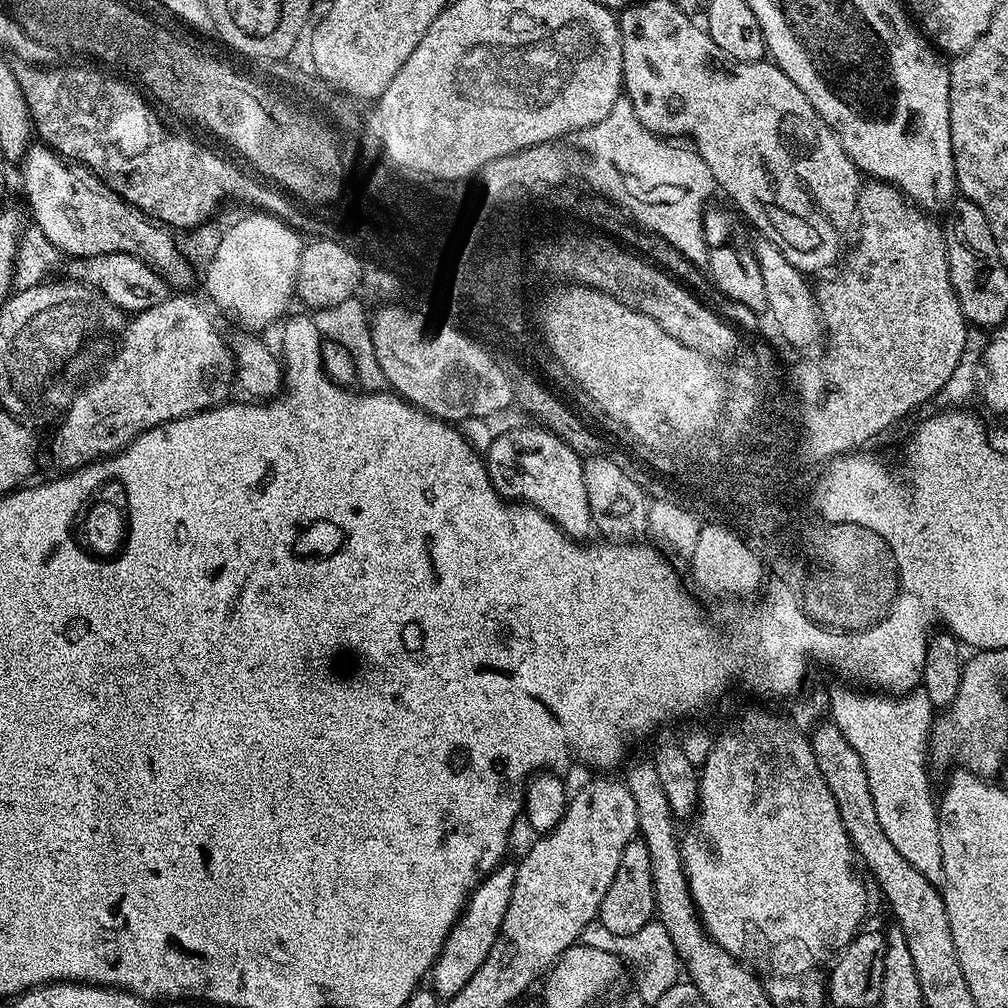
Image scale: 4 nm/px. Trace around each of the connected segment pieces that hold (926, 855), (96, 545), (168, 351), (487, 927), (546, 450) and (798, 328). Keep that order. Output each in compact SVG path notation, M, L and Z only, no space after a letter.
M856 686L848 687L852 688L831 689L828 706L830 720L840 728L846 741L850 742L850 746L858 752L862 760L874 800L875 813L878 814L883 833L915 870L924 874L930 883L939 885L944 879L940 817L938 800L935 795L932 797L932 780L928 777L928 735L931 737L934 732L934 706L927 692L923 690L903 694L877 694L875 691L861 690Z
M102 474L92 492L76 504L72 520L68 520L68 540L80 556L88 556L95 564L116 564L128 552L128 544L132 544L132 500L128 500L128 484L120 476Z
M172 294L158 306L150 306L150 310L137 312L129 320L132 321L129 322L128 329L124 333L122 333L123 331L119 333L119 336L121 335L120 349L109 358L108 365L104 368L104 373L97 380L90 381L85 388L83 385L82 391L72 401L72 407L64 413L62 419L59 421L59 424L61 423L60 429L57 430L56 437L52 440L52 460L54 463L61 464L64 467L61 469L75 470L77 468L83 468L86 464L94 464L109 456L115 456L131 440L138 438L138 434L142 434L159 424L165 424L171 420L189 416L195 412L205 412L207 408L214 408L217 404L223 404L229 399L228 391L234 388L232 350L229 341L226 338L224 341L224 336L220 333L219 326L216 325L216 316L212 313L212 308L206 301L199 300L196 296L176 296L176 294Z
M505 862L499 868L494 869L490 875L475 888L464 905L456 924L450 930L450 934L444 943L444 949L438 954L430 973L431 991L437 997L447 998L458 994L482 962L486 962L486 954L490 954L490 946L498 938L502 930L502 918L506 918L506 906L510 906L510 894L514 894L514 878L516 877L516 864Z
M531 427L508 428L494 436L486 451L488 476L494 490L509 502L531 504L549 516L568 536L584 538L594 528L586 498L584 460L547 428Z
M763 238L757 239L752 251L756 256L759 270L762 273L762 284L766 291L766 308L770 310L773 320L778 324L781 334L798 348L810 348L823 337L823 320L816 304L813 285L808 284L807 275L800 272L782 255L773 243Z

